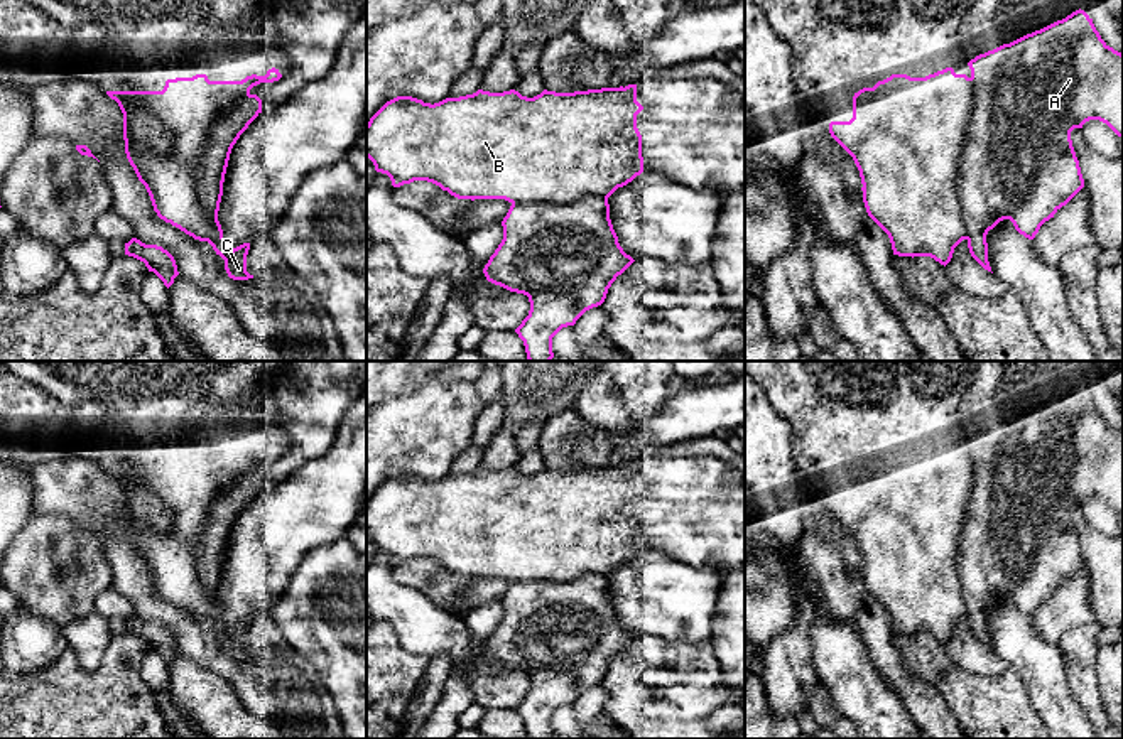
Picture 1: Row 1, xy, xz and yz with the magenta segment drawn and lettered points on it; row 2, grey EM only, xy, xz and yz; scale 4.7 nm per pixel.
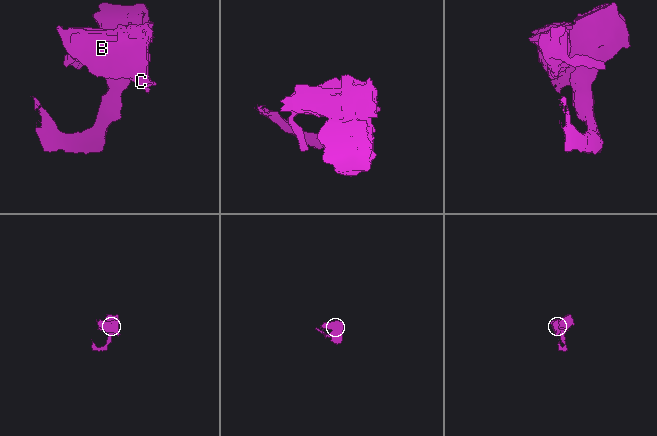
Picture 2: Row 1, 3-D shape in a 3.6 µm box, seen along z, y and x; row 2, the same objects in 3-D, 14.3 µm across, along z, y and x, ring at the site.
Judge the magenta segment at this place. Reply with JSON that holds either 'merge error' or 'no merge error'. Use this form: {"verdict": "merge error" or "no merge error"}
{"verdict": "merge error"}

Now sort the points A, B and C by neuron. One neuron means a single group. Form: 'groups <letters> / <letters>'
groups A / B C

